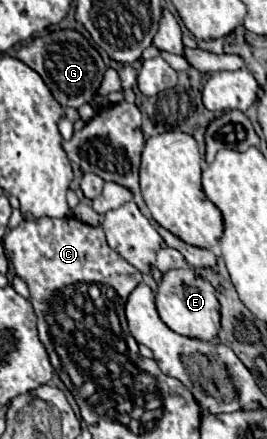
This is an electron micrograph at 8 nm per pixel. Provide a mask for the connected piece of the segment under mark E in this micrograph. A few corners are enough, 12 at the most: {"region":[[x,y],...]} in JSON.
{"region":[[170,269],[156,289],[160,319],[212,341],[216,289],[194,269]]}

